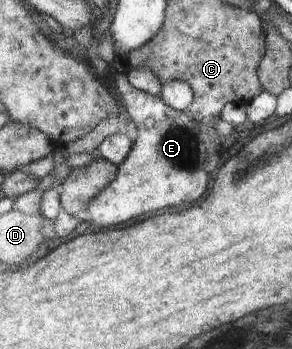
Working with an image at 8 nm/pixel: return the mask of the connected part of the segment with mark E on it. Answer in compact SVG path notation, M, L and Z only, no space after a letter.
M116 71L115 84L137 135L131 153L118 166L117 179L91 202L87 211L90 223L117 227L161 209L201 201L209 191L209 173L205 169L207 140L203 127L182 110L171 107L161 96L137 89L128 74Z

